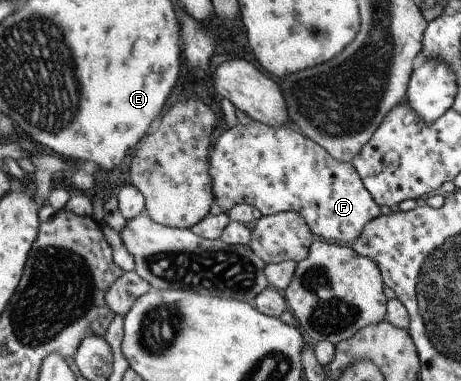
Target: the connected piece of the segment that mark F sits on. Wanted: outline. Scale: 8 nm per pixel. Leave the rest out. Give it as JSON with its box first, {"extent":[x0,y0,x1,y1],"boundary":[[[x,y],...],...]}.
{"extent":[209,120,381,243],"boundary":[[[251,120],[249,125],[239,124],[233,129],[227,129],[210,148],[209,175],[213,183],[215,203],[223,212],[228,212],[235,205],[241,204],[256,207],[263,216],[293,211],[307,221],[313,235],[331,241],[341,241],[341,243],[355,241],[363,233],[365,225],[381,215],[380,205],[375,203],[350,161],[337,161],[324,150],[324,147],[292,130],[288,125],[269,127]]]}

